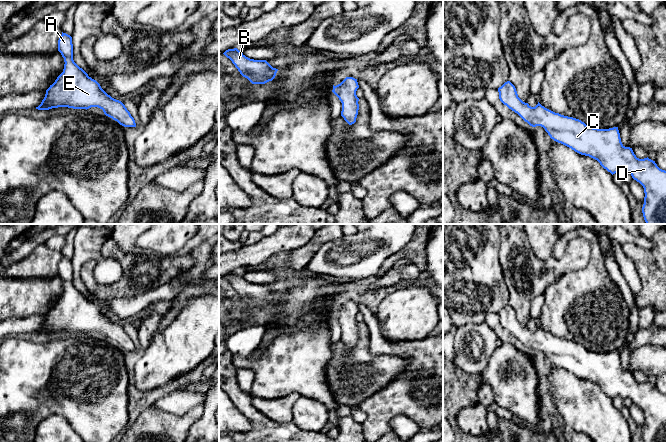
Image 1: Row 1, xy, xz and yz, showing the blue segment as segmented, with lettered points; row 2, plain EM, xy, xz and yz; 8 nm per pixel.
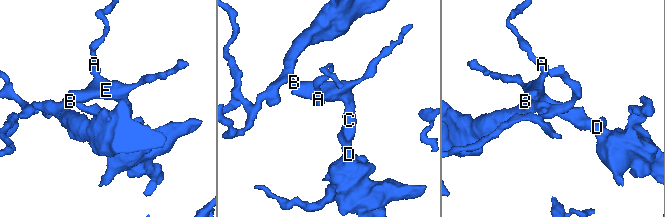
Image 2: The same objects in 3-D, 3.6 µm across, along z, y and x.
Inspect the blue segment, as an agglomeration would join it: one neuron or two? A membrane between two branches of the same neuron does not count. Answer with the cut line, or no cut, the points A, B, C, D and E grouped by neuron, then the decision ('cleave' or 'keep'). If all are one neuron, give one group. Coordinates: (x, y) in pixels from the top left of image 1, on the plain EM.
no cut | A B C D E | keep

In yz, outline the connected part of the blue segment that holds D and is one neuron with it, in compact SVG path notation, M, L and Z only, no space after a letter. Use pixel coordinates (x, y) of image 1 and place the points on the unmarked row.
M510 305L499 311L498 316L499 323L504 329L517 337L530 350L543 351L554 365L571 372L581 379L597 384L612 399L615 397L623 399L629 397L644 412L645 421L642 431L644 442L667 442L667 395L660 393L655 385L648 381L644 383L637 382L632 372L625 371L622 368L618 351L609 353L589 351L579 343L555 337L539 326L535 331L531 331L518 321L516 312Z

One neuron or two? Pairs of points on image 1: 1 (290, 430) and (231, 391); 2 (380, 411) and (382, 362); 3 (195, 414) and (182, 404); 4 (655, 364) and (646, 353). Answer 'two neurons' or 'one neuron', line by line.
1: one neuron
2: two neurons
3: two neurons
4: one neuron

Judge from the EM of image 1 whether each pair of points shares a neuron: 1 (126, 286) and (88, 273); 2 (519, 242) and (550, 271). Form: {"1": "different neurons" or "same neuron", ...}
{"1": "same neuron", "2": "same neuron"}

